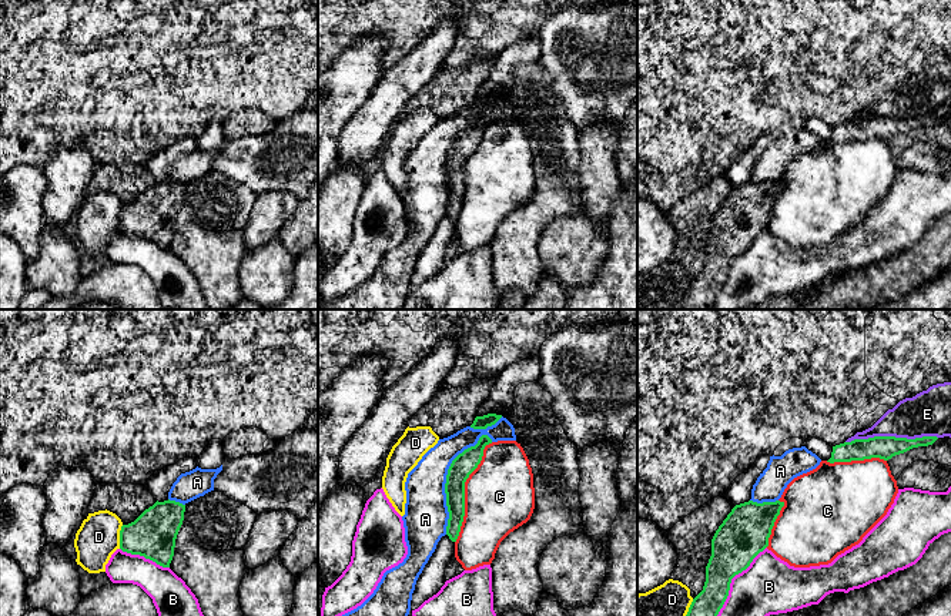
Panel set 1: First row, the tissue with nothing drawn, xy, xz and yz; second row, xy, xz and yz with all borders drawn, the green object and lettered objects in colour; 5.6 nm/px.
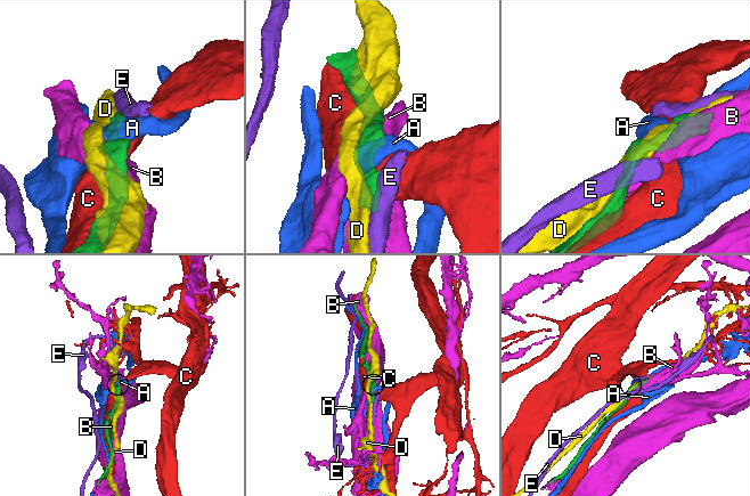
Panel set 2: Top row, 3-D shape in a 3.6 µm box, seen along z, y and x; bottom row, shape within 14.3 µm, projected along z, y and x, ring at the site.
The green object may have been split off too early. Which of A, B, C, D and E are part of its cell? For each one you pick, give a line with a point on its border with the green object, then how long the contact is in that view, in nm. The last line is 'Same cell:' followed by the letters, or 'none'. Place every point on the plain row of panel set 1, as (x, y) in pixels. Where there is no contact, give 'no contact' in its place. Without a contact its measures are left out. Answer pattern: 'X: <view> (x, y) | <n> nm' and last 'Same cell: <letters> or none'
Same cell: none

